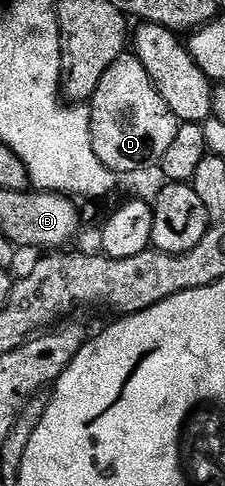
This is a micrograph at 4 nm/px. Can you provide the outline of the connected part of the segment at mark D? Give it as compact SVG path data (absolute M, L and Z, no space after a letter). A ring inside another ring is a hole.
M129 52L103 72L103 80L95 88L88 111L95 156L118 176L149 170L152 166L154 169L163 160L163 152L175 141L179 125L163 96L159 96L151 76L147 76L147 68Z

